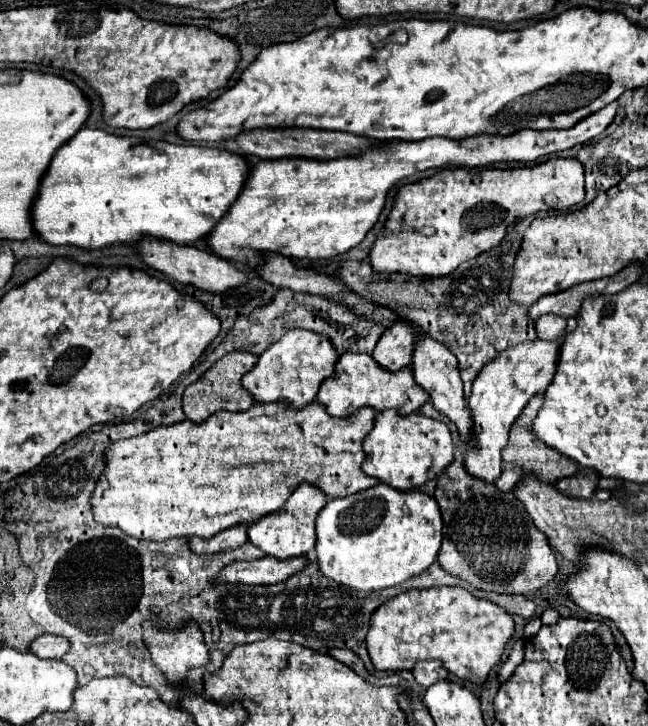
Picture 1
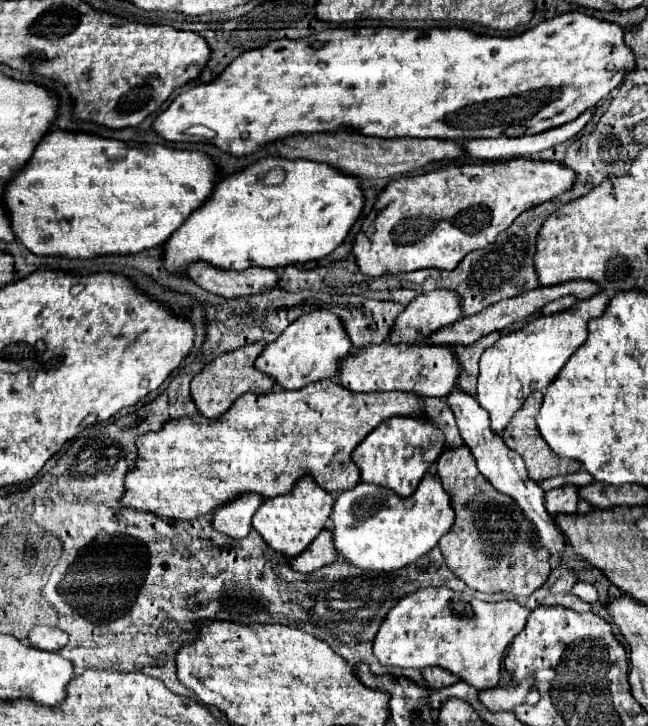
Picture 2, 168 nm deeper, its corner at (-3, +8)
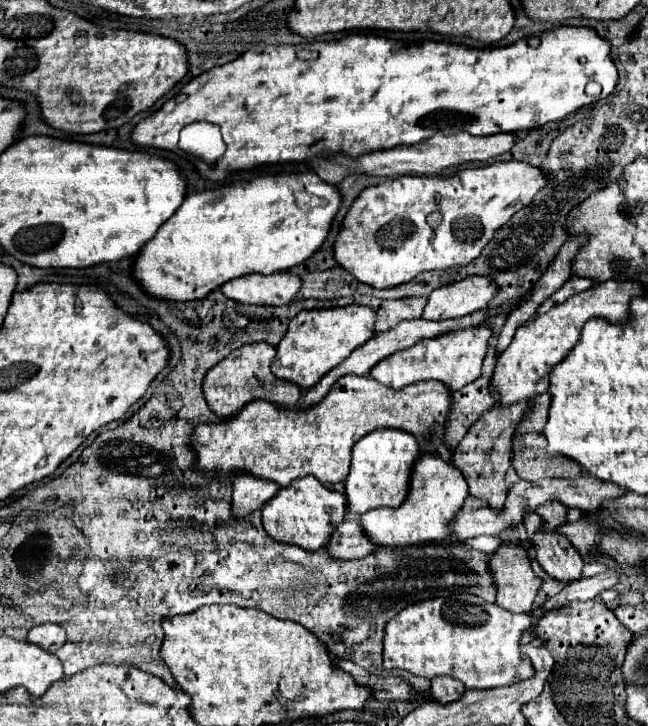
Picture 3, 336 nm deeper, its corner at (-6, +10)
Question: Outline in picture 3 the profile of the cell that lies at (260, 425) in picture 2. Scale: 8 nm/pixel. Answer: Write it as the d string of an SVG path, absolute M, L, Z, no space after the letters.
M347 374L337 380L337 384L331 388L331 392L325 396L325 400L311 410L279 410L277 406L255 400L249 402L237 416L227 420L225 424L199 424L193 432L193 448L197 452L197 464L195 468L213 472L213 474L229 474L229 472L249 472L257 478L273 480L281 486L291 484L295 478L303 476L315 476L323 484L335 484L343 482L349 464L351 464L351 448L357 440L361 440L365 434L379 430L379 428L397 428L403 432L409 432L419 442L419 448L423 454L433 454L443 444L445 424L447 416L451 412L451 392L443 388L443 384L435 384L435 380L411 384L407 388L395 390L387 388L385 384L379 384L377 380L371 380L371 376L355 376Z

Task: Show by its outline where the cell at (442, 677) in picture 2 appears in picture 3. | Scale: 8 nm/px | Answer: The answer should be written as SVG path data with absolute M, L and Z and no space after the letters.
M439 676L439 678L431 680L431 692L433 692L435 702L451 704L463 696L465 688L459 680L453 680L449 676Z

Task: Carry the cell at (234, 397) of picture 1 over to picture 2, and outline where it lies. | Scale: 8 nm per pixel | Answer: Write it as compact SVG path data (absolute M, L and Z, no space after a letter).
M254 342L254 344L248 344L248 346L240 348L240 350L222 354L220 358L214 358L212 362L208 362L204 366L204 370L194 376L194 380L190 384L190 394L192 394L192 400L194 400L194 404L196 404L196 408L198 408L198 412L202 416L218 418L242 394L246 394L246 392L266 394L266 392L270 392L274 388L274 380L254 368L254 360L260 356L260 352L264 350L264 346L266 346L264 342Z

